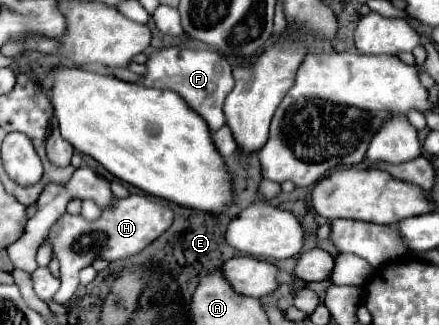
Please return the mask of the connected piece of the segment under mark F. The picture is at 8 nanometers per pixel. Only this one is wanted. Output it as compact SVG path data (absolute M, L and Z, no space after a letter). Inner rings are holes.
M167 47L155 51L149 55L147 75L143 79L143 85L179 93L181 99L207 123L211 133L225 125L223 103L229 91L233 89L233 77L231 77L229 61L217 51L197 51L197 49L179 49L179 47Z

